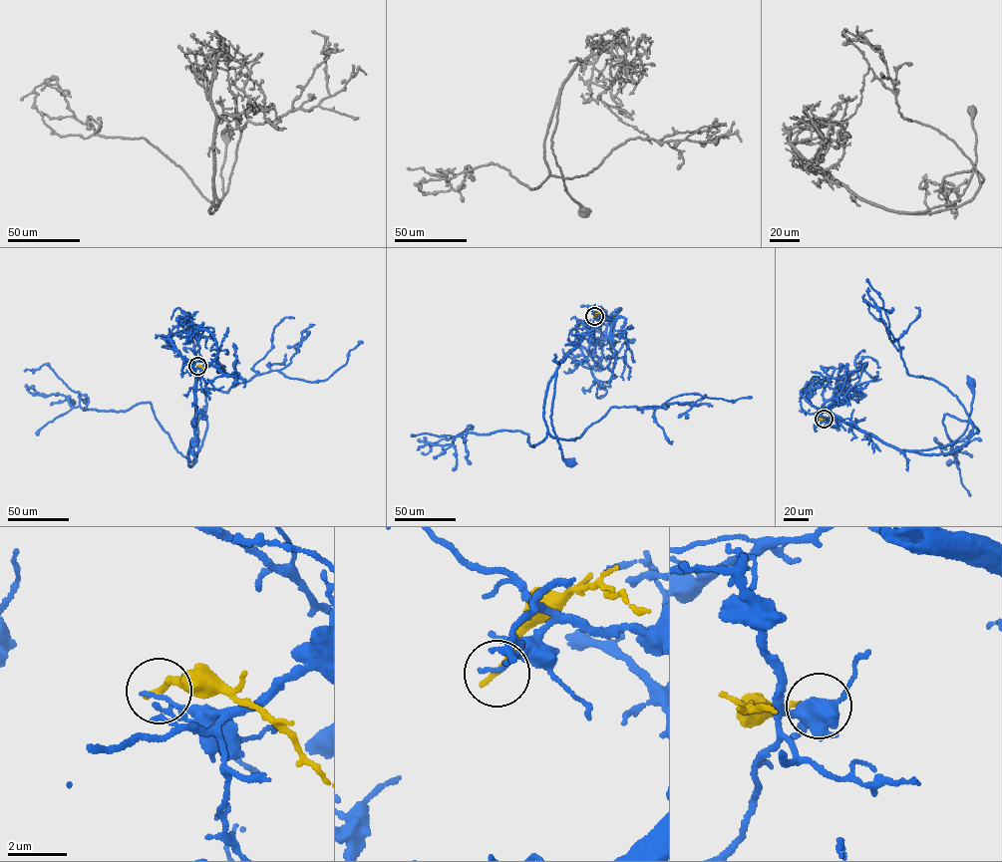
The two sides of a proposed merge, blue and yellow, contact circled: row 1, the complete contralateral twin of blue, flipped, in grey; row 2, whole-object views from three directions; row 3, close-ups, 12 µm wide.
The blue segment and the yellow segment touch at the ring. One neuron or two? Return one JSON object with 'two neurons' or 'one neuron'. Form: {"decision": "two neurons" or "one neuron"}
{"decision": "two neurons"}

